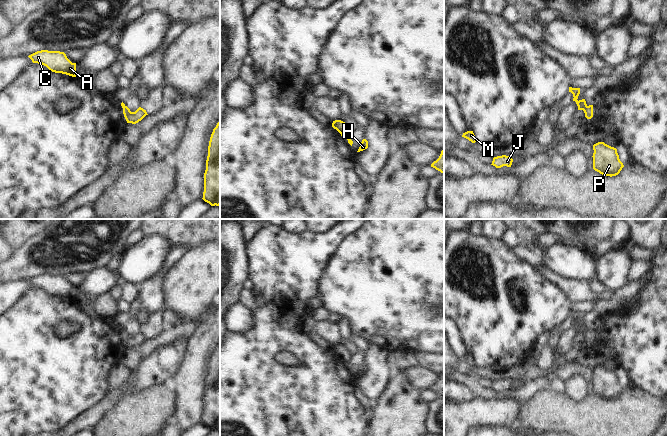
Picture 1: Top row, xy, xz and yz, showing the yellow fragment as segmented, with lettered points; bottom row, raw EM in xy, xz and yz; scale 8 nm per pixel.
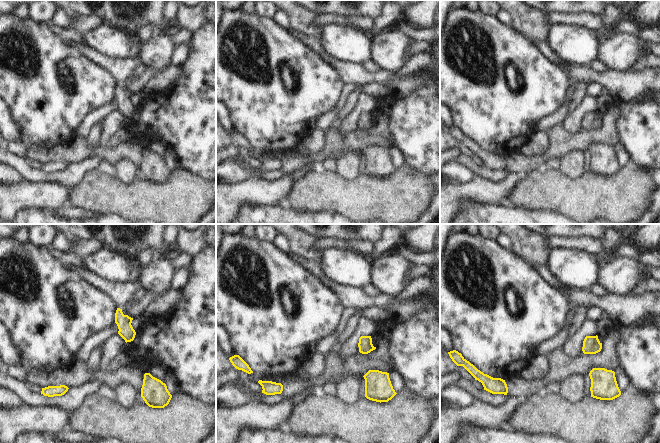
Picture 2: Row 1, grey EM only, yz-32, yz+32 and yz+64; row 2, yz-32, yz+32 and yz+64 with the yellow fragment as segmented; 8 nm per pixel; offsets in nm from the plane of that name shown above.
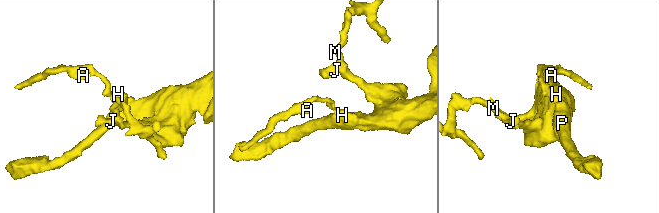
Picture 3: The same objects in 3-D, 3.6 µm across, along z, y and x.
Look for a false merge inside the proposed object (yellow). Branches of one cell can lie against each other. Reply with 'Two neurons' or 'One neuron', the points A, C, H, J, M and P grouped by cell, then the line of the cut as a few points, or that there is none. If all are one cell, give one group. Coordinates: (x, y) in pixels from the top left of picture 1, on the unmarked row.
Two neurons. Groups: A C / H J M P. Split along yz (587, 330), (583, 334)

